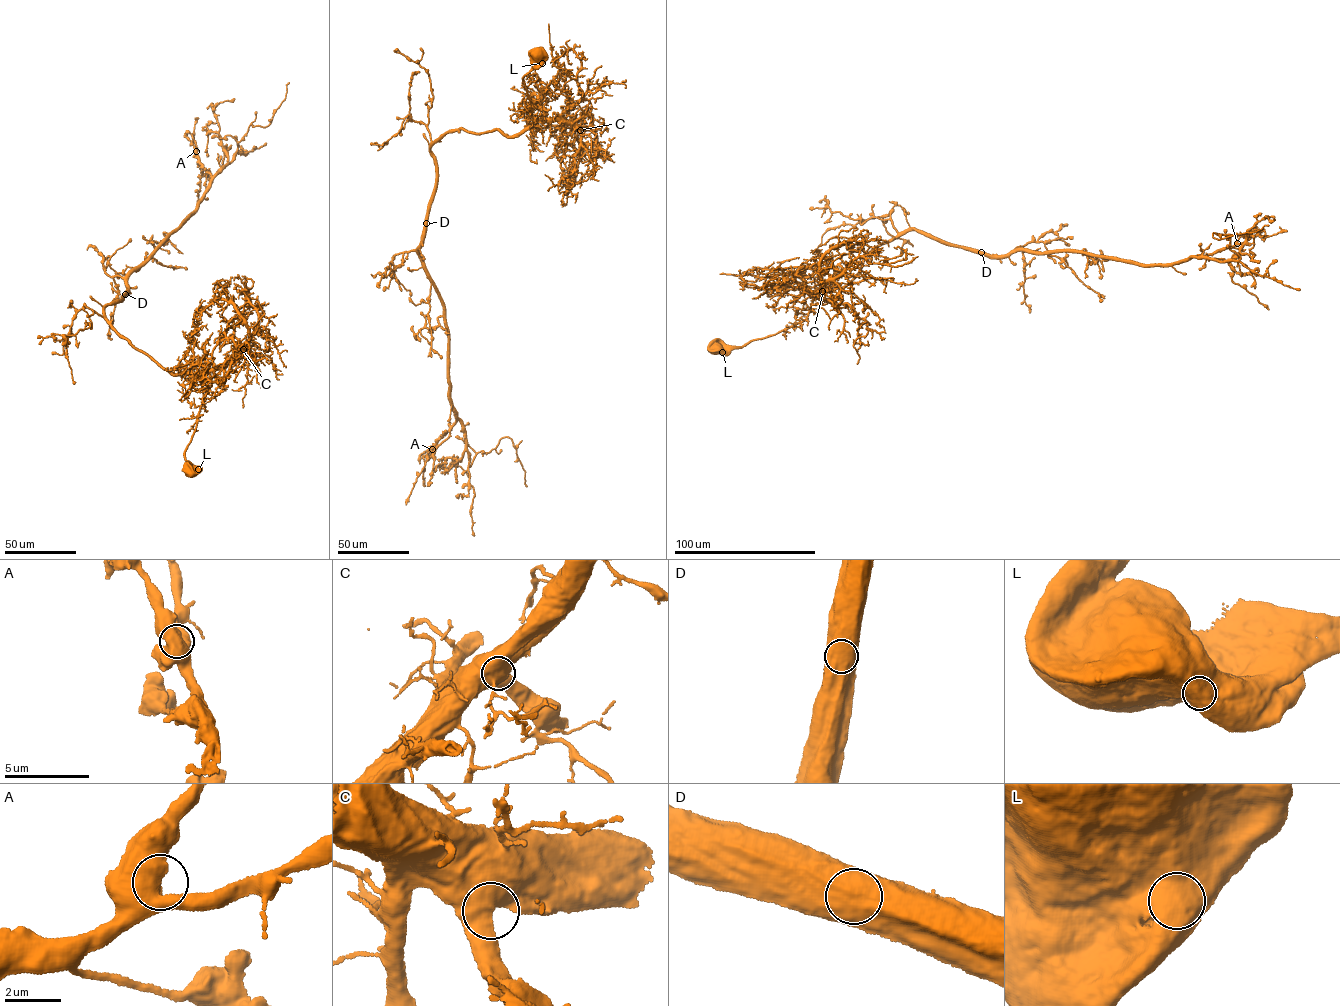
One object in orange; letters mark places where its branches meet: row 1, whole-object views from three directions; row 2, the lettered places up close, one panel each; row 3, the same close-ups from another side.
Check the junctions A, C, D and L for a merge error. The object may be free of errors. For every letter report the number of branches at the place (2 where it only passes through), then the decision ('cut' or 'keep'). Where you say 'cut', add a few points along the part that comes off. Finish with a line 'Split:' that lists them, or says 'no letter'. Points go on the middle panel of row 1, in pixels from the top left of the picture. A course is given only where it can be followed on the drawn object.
A: 2 branches meet; keep
C: 2 branches meet; keep
D: 2 branches meet; keep
L: 1 branches meet; keep
Split: no letter

